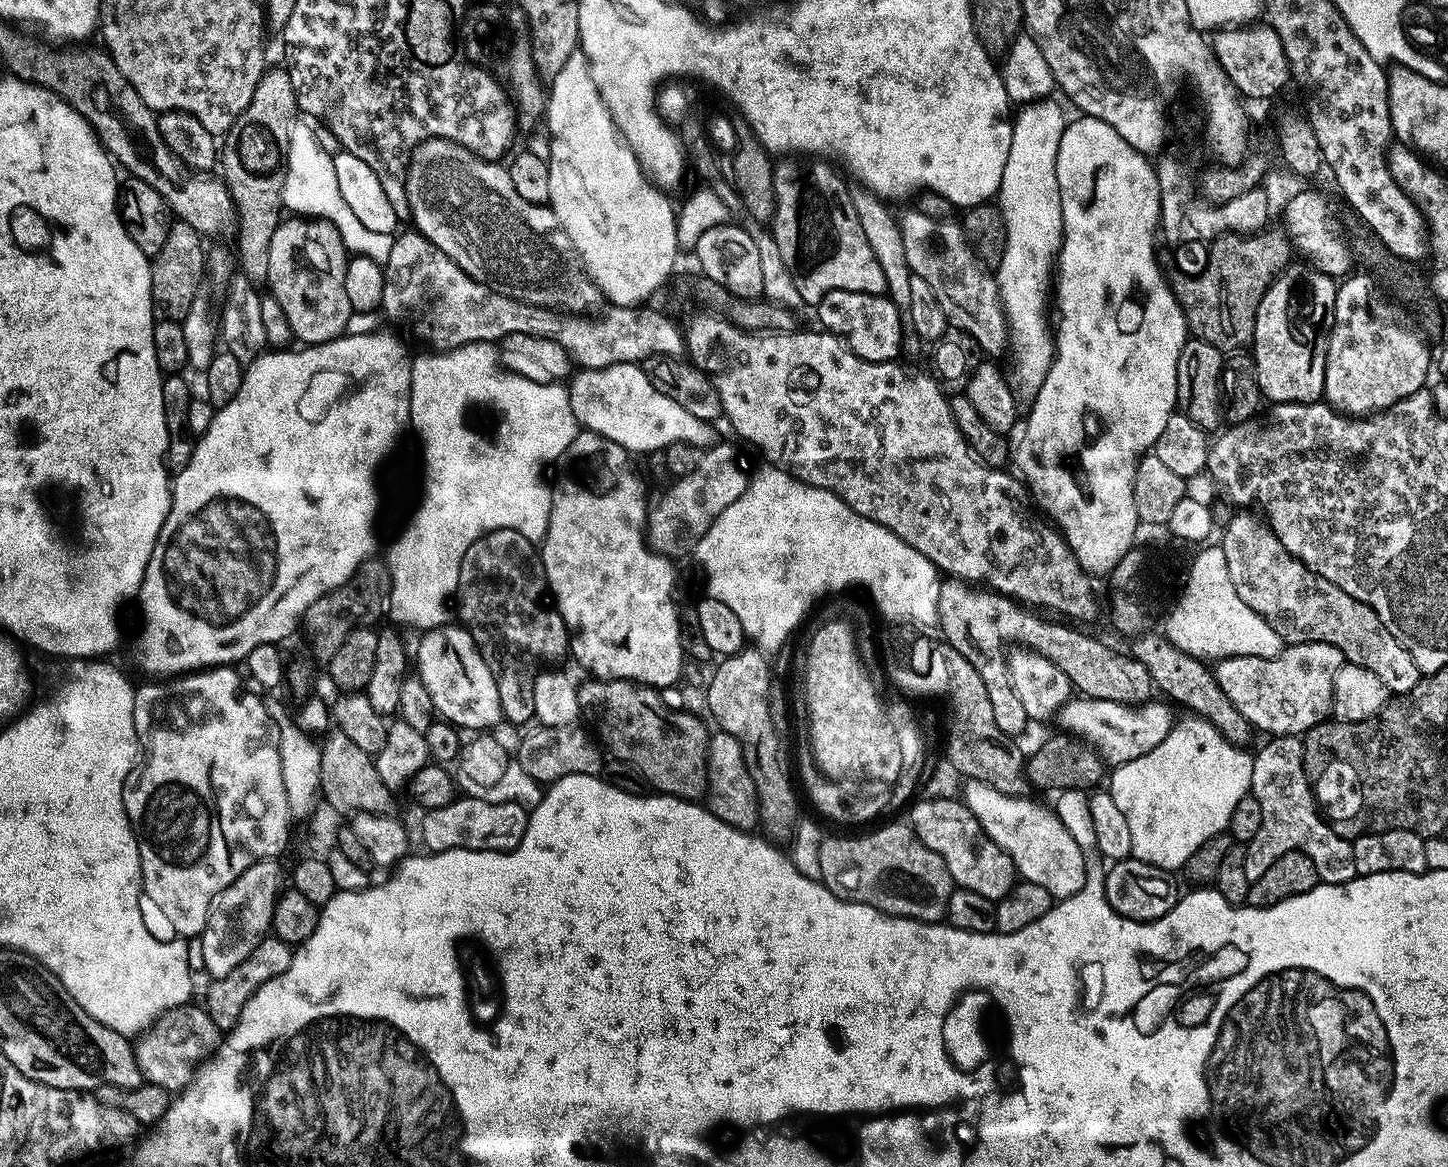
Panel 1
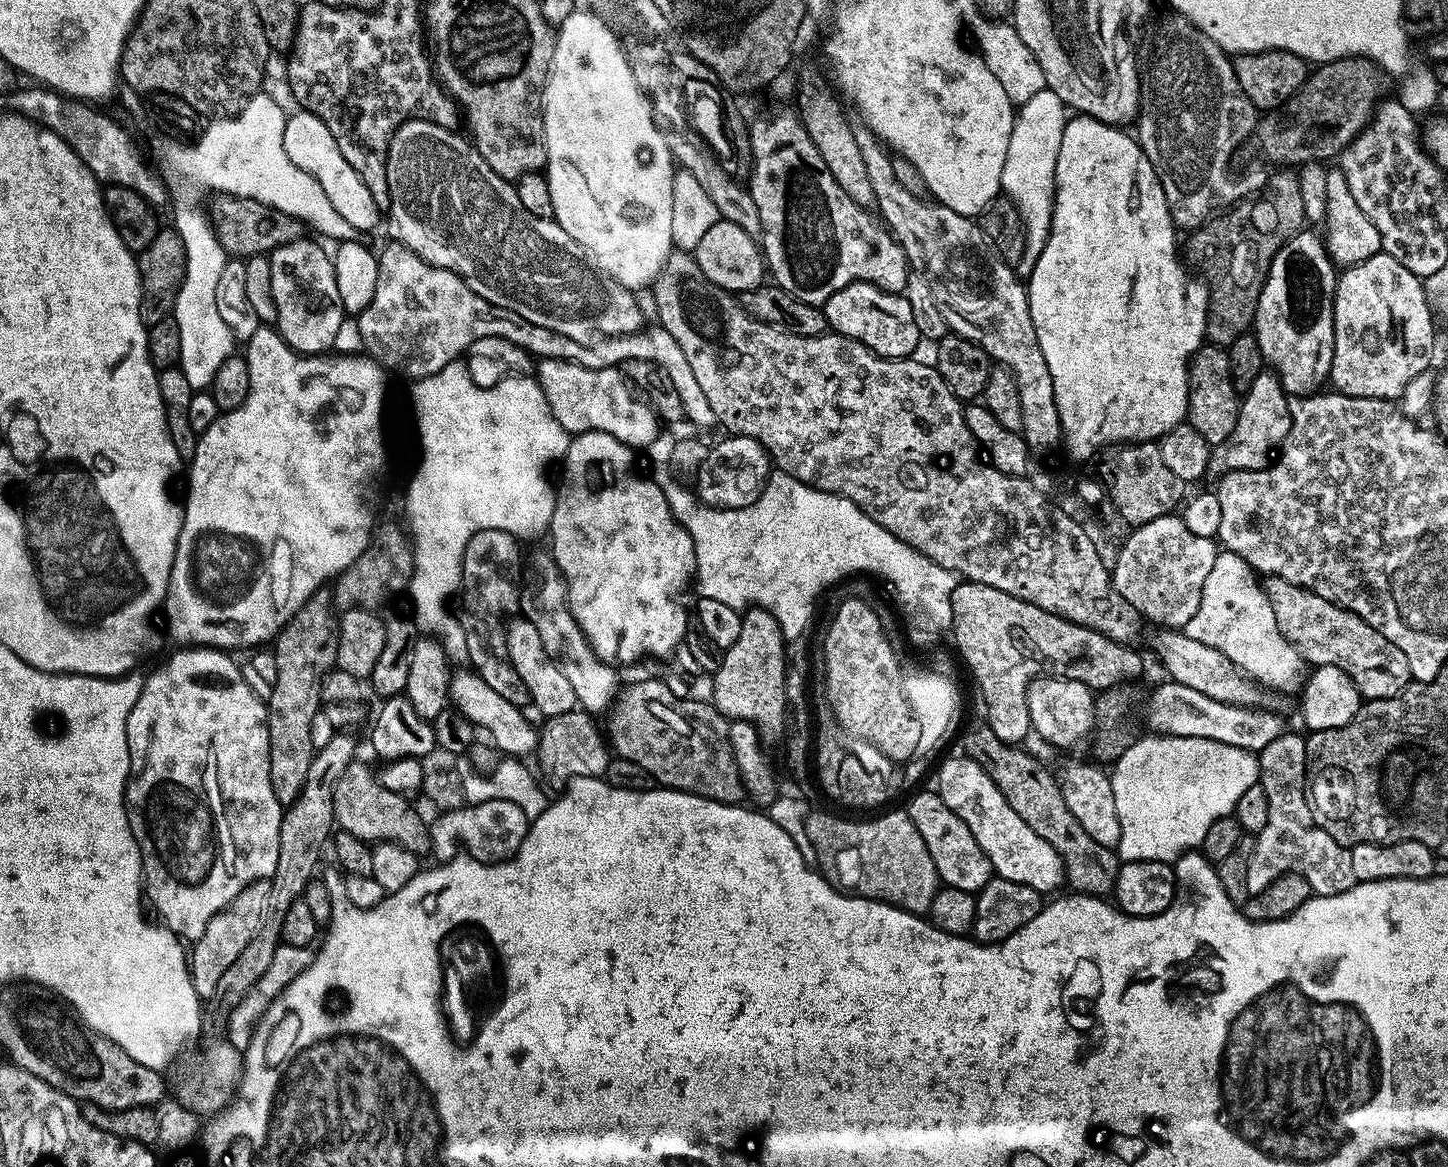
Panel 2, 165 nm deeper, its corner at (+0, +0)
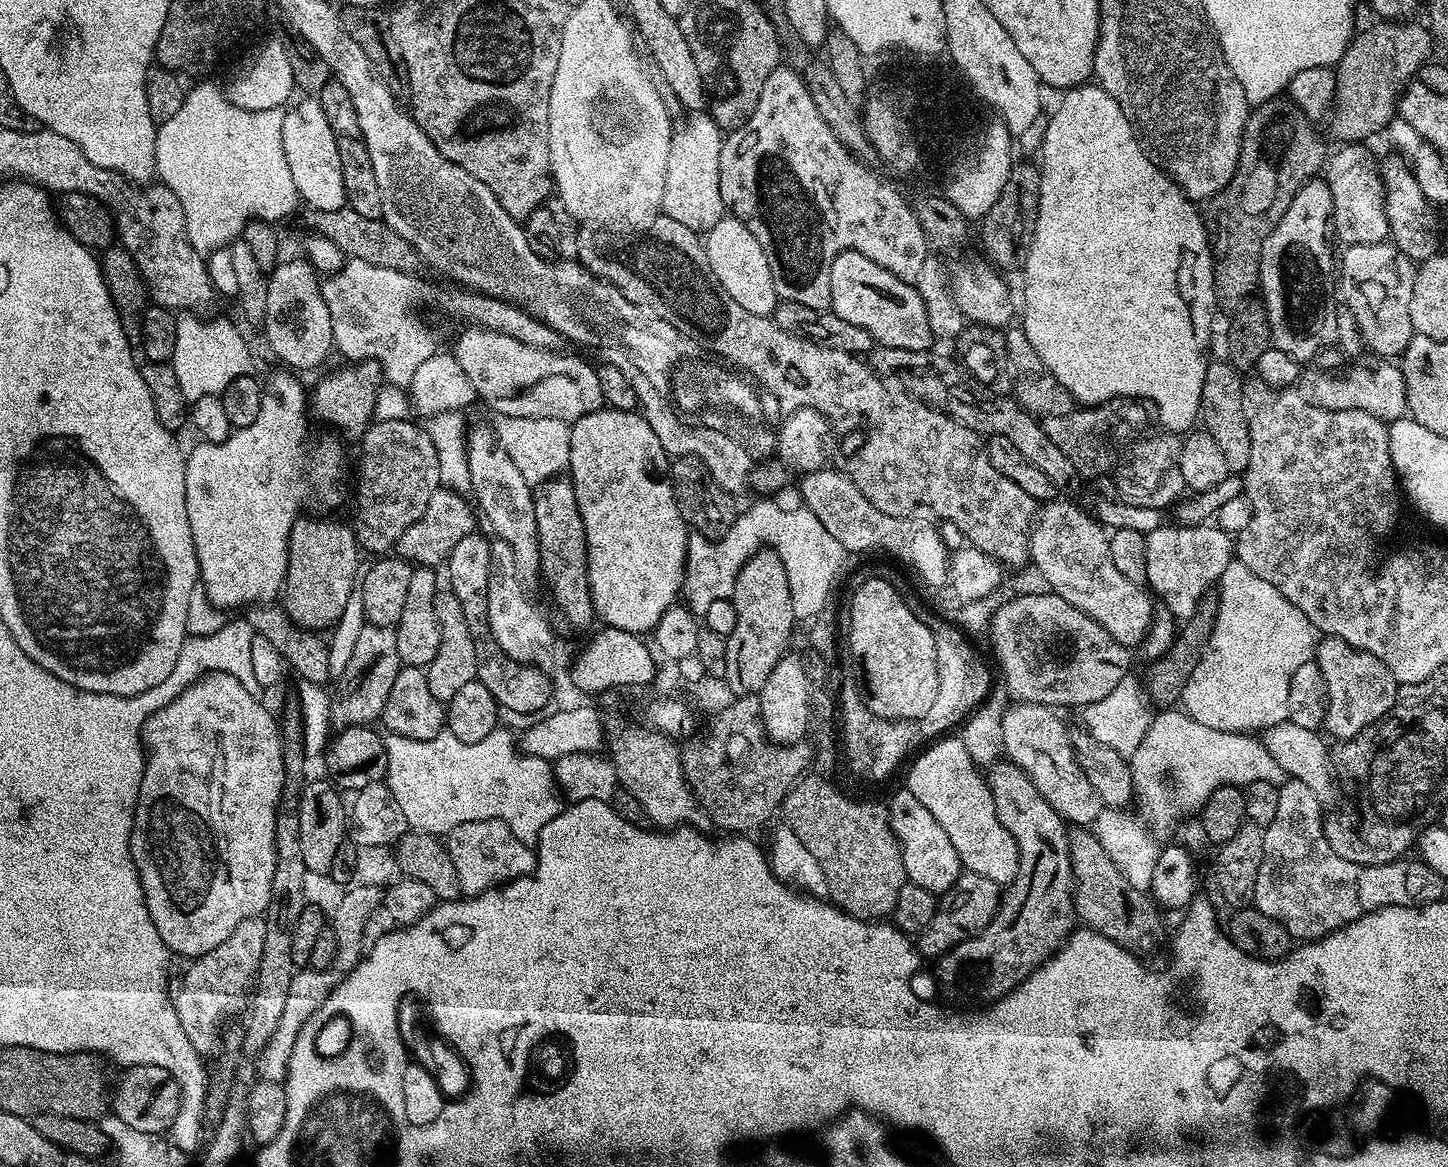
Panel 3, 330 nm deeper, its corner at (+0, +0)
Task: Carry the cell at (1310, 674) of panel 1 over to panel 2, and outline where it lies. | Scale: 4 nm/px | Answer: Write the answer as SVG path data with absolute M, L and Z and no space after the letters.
M1156 626L1153 629L1148 636L1148 644L1152 647L1153 654L1164 663L1165 670L1172 675L1169 677L1175 683L1190 686L1200 691L1201 694L1206 694L1210 698L1227 704L1245 699L1243 697L1244 684L1239 680L1241 677L1237 675L1234 666L1217 648L1202 646L1202 642L1194 642L1194 638L1190 638L1178 628Z

